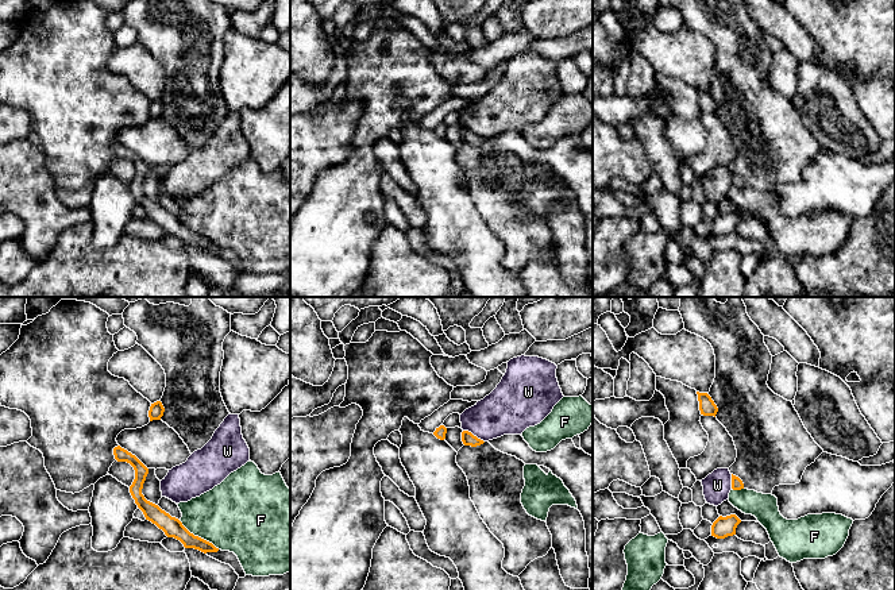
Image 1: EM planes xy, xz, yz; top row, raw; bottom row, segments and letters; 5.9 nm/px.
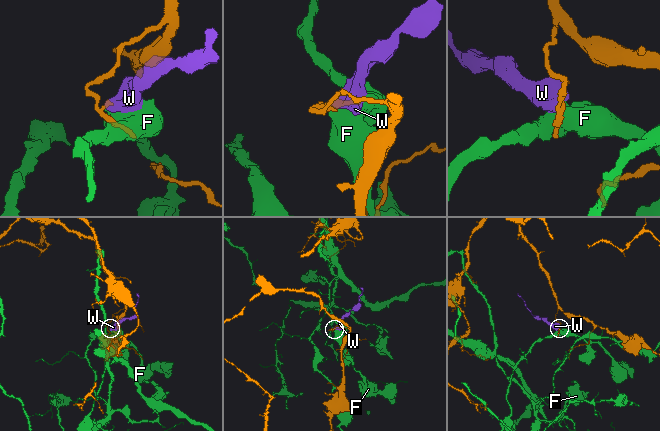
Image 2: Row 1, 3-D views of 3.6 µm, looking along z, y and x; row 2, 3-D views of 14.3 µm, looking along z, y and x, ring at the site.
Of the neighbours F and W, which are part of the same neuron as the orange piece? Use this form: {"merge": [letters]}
{"merge": []}

